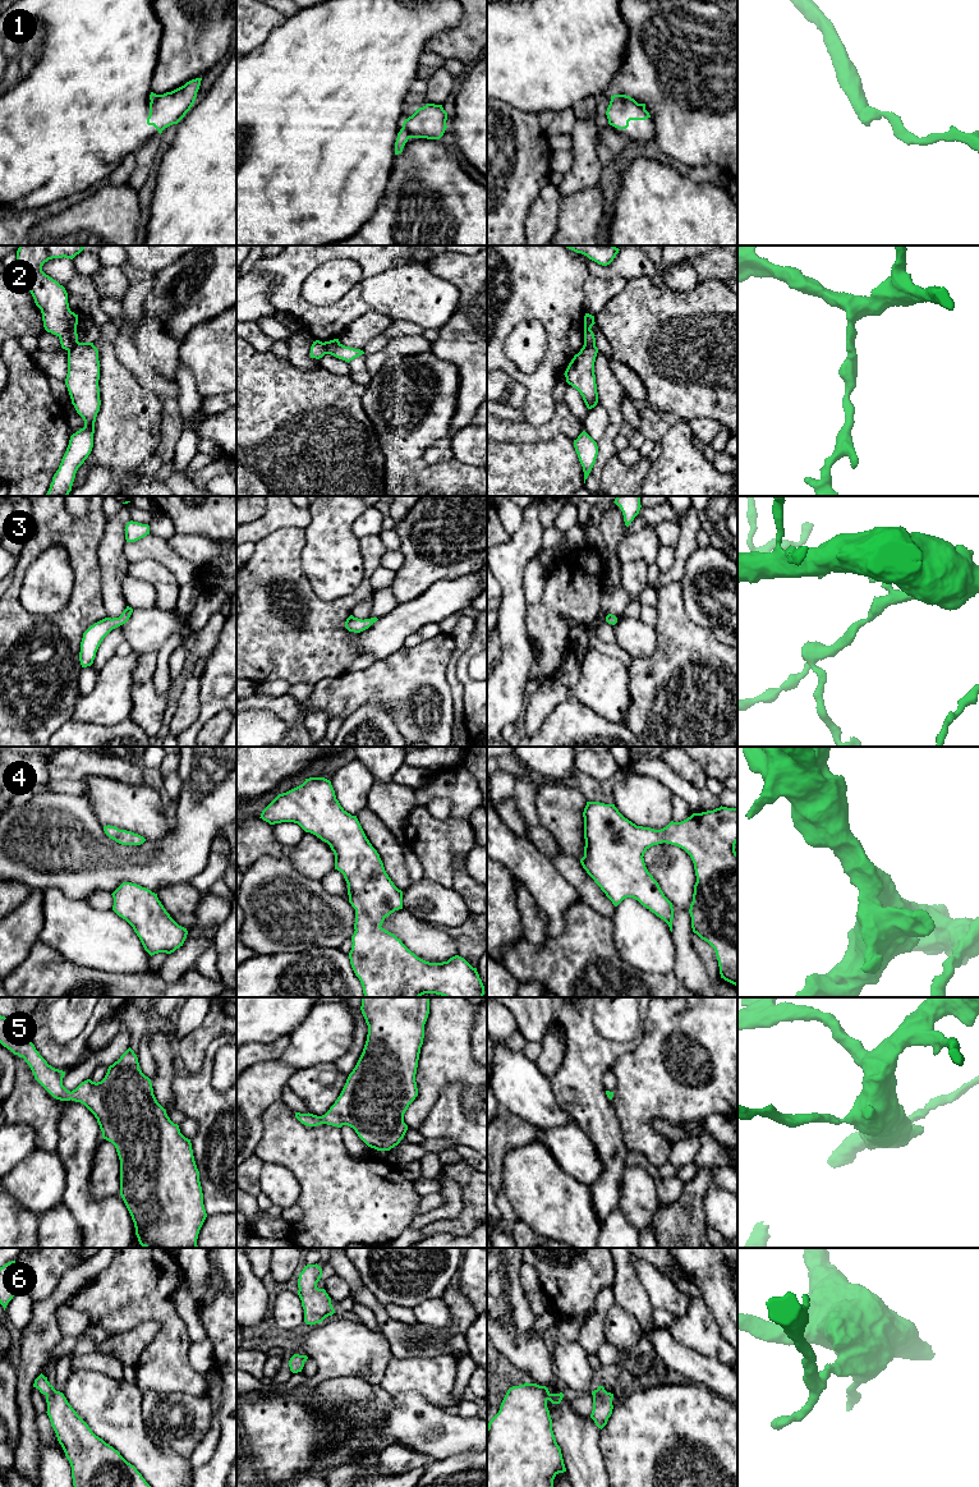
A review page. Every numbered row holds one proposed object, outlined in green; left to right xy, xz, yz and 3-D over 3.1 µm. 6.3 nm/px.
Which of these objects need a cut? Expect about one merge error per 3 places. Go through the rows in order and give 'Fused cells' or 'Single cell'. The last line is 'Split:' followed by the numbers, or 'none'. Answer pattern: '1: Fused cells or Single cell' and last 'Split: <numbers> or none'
1: Fused cells
2: Fused cells
3: Single cell
4: Single cell
5: Single cell
6: Single cell
Split: 1, 2

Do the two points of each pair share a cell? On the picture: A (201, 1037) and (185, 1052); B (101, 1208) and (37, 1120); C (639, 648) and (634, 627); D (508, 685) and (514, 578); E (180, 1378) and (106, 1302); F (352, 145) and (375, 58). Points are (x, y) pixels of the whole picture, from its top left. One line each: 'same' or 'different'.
A: same
B: different
C: same
D: same
E: same
F: same

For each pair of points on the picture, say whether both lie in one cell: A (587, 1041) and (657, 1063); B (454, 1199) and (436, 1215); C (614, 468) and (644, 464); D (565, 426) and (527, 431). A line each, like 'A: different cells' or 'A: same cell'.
A: different cells
B: same cell
C: same cell
D: same cell

